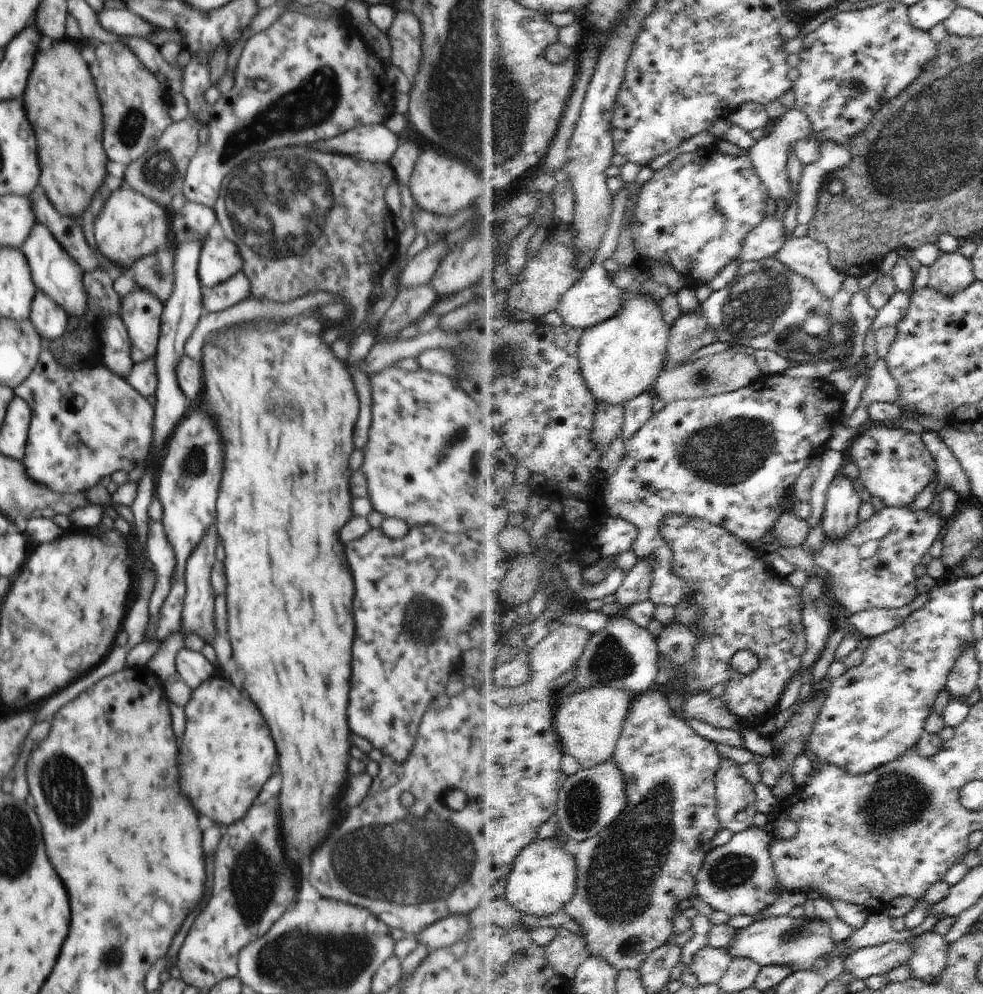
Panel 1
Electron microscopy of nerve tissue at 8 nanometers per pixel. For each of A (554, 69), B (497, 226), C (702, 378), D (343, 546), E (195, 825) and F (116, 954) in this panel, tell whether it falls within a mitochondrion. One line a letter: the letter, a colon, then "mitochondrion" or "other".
A: other
B: other
C: mitochondrion
D: other
E: other
F: mitochondrion

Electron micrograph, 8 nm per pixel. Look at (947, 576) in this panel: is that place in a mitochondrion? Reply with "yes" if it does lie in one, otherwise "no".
no

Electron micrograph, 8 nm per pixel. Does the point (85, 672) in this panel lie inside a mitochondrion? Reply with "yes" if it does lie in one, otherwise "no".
no

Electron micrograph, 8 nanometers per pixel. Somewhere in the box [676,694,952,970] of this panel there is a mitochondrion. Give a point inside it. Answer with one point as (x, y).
(897, 802)

